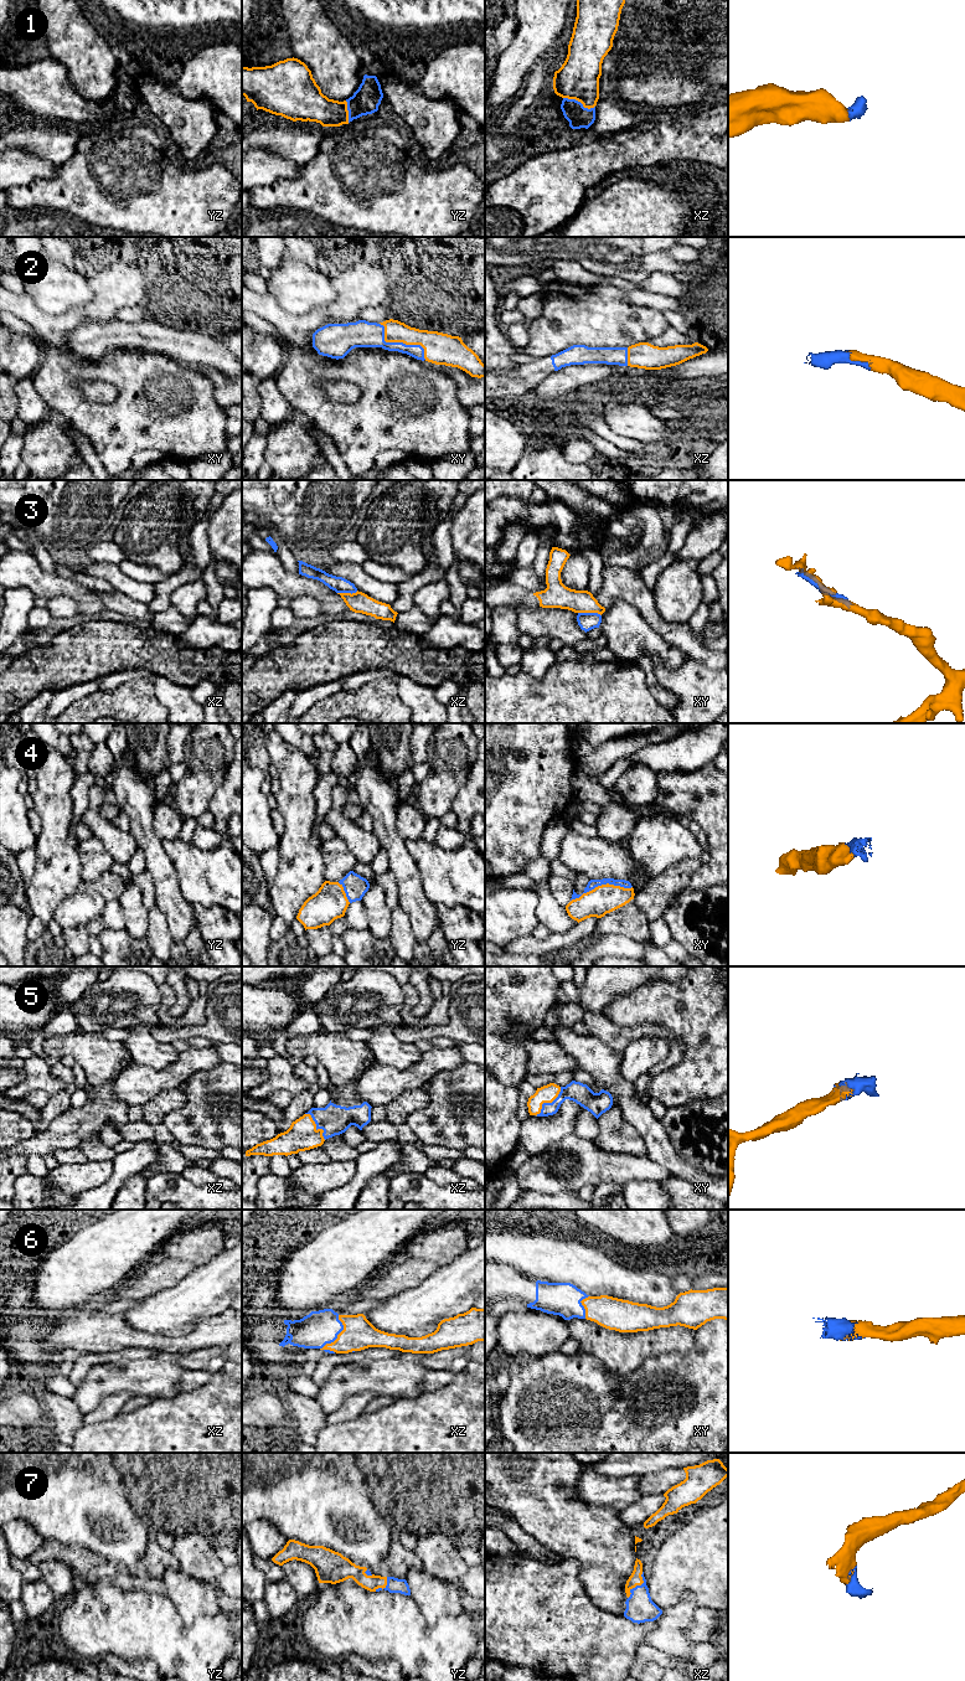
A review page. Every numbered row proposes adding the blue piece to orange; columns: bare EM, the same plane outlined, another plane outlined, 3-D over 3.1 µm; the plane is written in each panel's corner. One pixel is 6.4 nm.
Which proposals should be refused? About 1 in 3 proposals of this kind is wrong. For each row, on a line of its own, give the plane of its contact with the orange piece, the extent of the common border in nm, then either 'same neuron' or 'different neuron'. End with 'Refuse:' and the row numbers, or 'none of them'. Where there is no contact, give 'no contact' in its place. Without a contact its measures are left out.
1: xz | 220 nm | same neuron
2: xy | 380 nm | same neuron
3: xy | 150 nm | different neuron
4: xy | 420 nm | same neuron
5: xy | 240 nm | same neuron
6: xz | 260 nm | same neuron
7: xz | 200 nm | same neuron
Refuse: 3

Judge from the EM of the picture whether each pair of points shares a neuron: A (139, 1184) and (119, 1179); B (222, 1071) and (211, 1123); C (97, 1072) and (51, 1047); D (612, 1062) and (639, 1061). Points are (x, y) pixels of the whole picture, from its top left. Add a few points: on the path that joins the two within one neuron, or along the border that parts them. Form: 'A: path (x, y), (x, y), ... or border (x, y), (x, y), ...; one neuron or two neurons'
A: border (140, 1172), (132, 1176), (114, 1196); two neurons
B: path (212, 1083), (205, 1091), (205, 1110); one neuron
C: path (87, 1061), (73, 1047), (62, 1047); one neuron
D: border (620, 1053), (620, 1074), (633, 1083); two neurons

